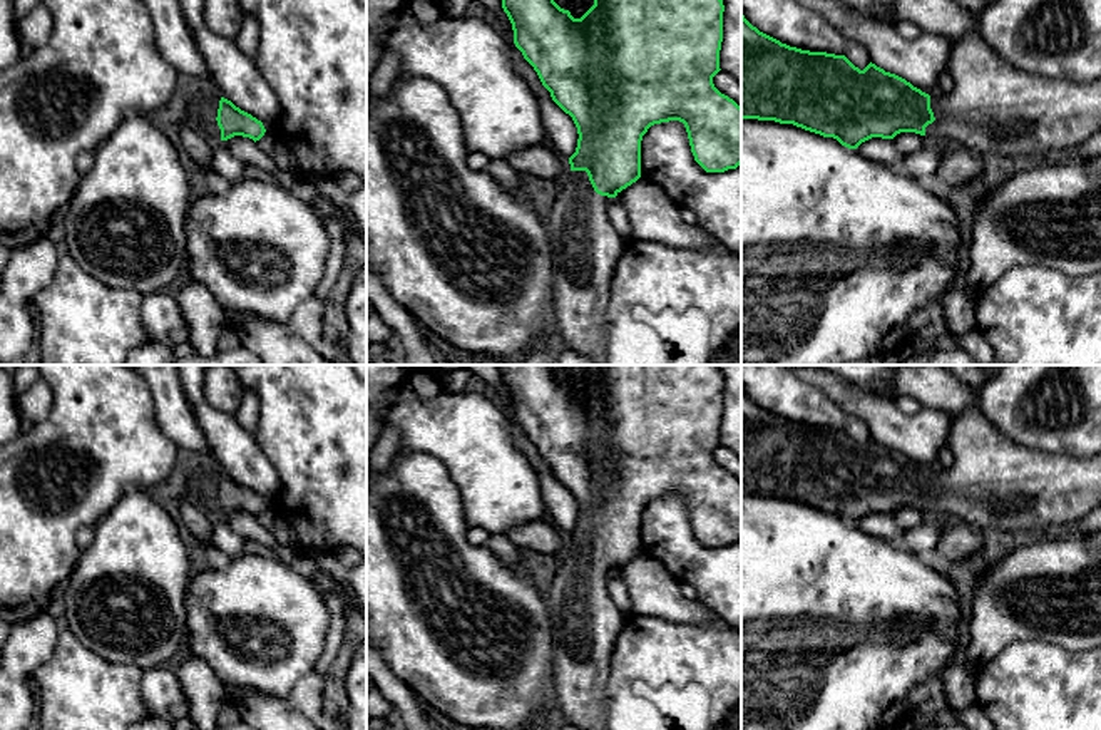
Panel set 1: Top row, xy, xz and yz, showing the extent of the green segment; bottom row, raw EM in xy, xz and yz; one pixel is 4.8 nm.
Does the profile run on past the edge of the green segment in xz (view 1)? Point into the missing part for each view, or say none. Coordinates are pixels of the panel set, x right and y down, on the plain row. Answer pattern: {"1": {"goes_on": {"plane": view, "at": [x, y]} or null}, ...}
{"1": {"goes_on": {"plane": "xz", "at": [586, 622]}}}

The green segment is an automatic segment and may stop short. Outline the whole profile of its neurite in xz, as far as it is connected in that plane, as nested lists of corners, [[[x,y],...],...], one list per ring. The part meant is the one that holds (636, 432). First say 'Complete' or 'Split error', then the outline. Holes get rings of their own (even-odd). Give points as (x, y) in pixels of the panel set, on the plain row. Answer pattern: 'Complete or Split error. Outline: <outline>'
Split error. Outline: [[[497,365],[502,383],[507,388],[512,405],[514,419],[522,427],[524,434],[534,442],[542,460],[550,467],[552,476],[572,492],[577,502],[577,522],[569,532],[571,548],[561,556],[561,564],[549,586],[544,589],[545,606],[552,625],[554,641],[554,670],[552,670],[552,690],[556,695],[556,715],[562,727],[576,727],[581,730],[606,730],[606,700],[604,691],[609,680],[609,668],[612,663],[612,653],[616,640],[624,628],[626,613],[614,603],[607,591],[607,581],[622,564],[631,561],[641,553],[641,516],[648,504],[654,499],[679,496],[684,499],[691,527],[694,536],[706,548],[725,548],[736,544],[741,539],[741,482],[721,469],[713,452],[719,444],[719,425],[723,417],[723,387],[725,380],[716,365],[592,365],[597,372],[594,380],[581,392],[574,393],[569,385],[561,383],[550,365]]]

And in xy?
Split error. Outline: [[[209,462],[191,472],[186,484],[186,497],[213,517],[228,516],[234,511],[249,512],[256,517],[266,507],[261,496]]]

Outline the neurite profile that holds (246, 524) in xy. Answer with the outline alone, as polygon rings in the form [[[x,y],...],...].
[[[234,511],[223,517],[228,521],[233,531],[246,539],[266,544],[274,551],[274,558],[294,568],[306,578],[315,581],[320,581],[323,578],[318,563],[313,558],[296,551],[291,546],[279,544],[276,537],[266,527],[263,527],[253,514]]]

